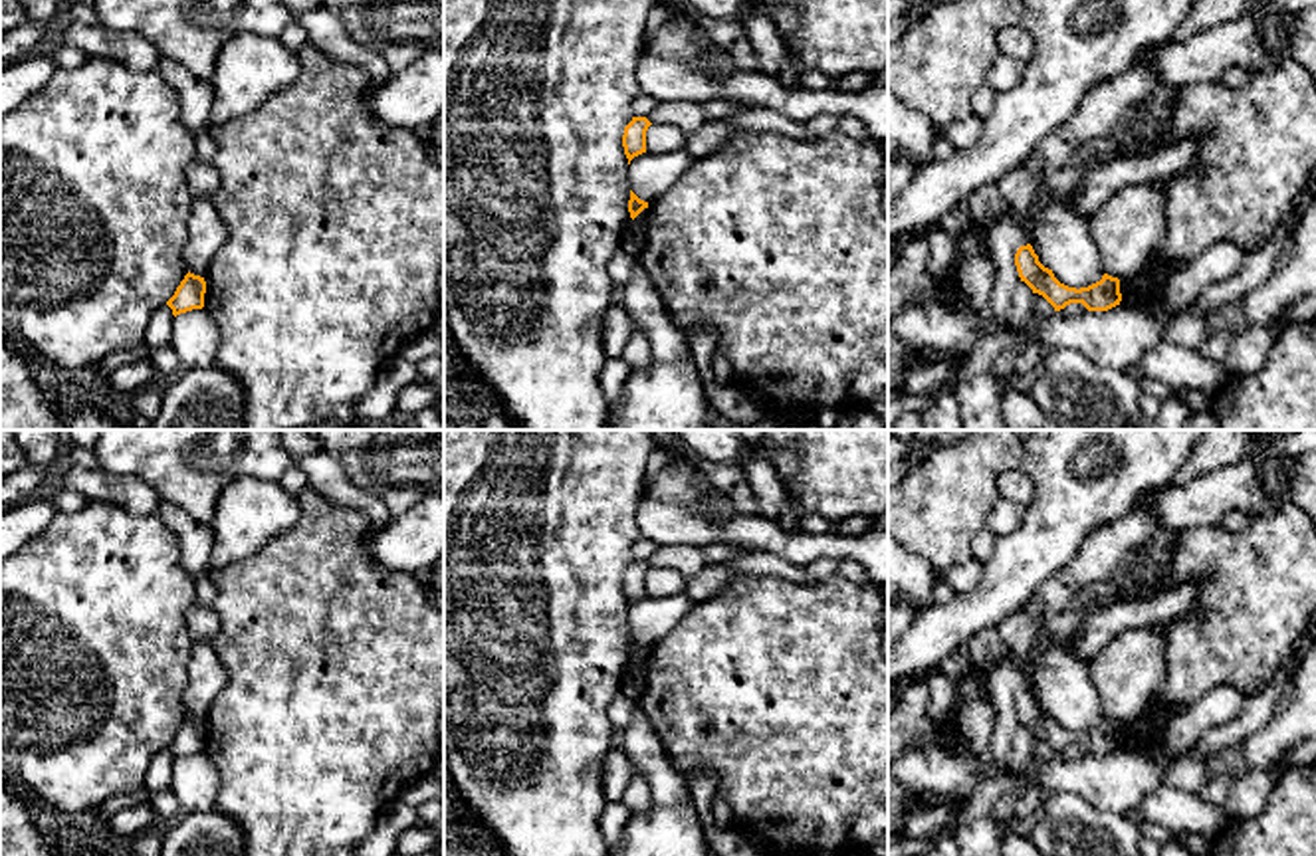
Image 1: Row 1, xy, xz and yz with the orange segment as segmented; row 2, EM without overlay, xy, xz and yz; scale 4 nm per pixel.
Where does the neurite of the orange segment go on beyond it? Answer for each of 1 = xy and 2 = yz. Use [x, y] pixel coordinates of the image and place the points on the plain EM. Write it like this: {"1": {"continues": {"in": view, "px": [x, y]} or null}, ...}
{"1": {"continues": null}, "2": {"continues": null}}

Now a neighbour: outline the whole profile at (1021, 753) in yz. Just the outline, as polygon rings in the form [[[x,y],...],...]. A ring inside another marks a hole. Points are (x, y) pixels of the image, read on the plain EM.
[[[1019,723],[1007,757],[1007,771],[1025,775],[1033,765],[1035,747],[1033,733]]]

